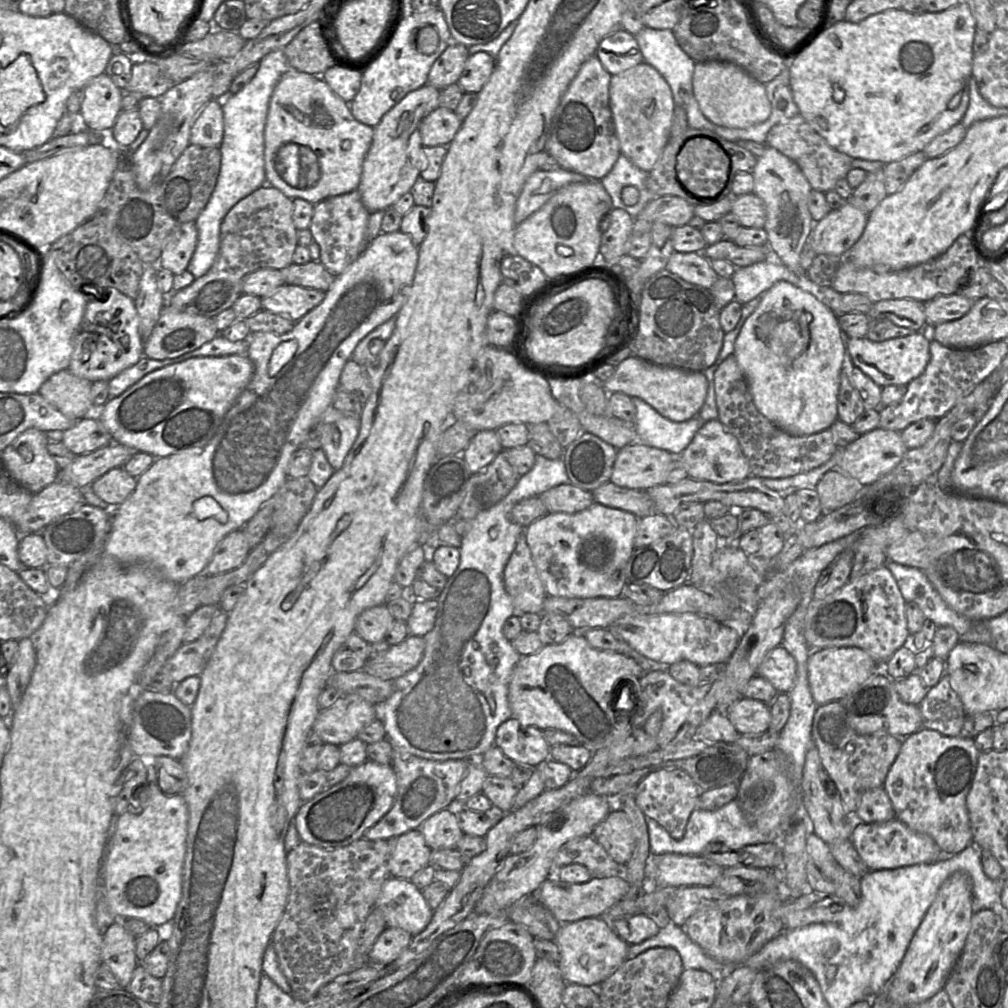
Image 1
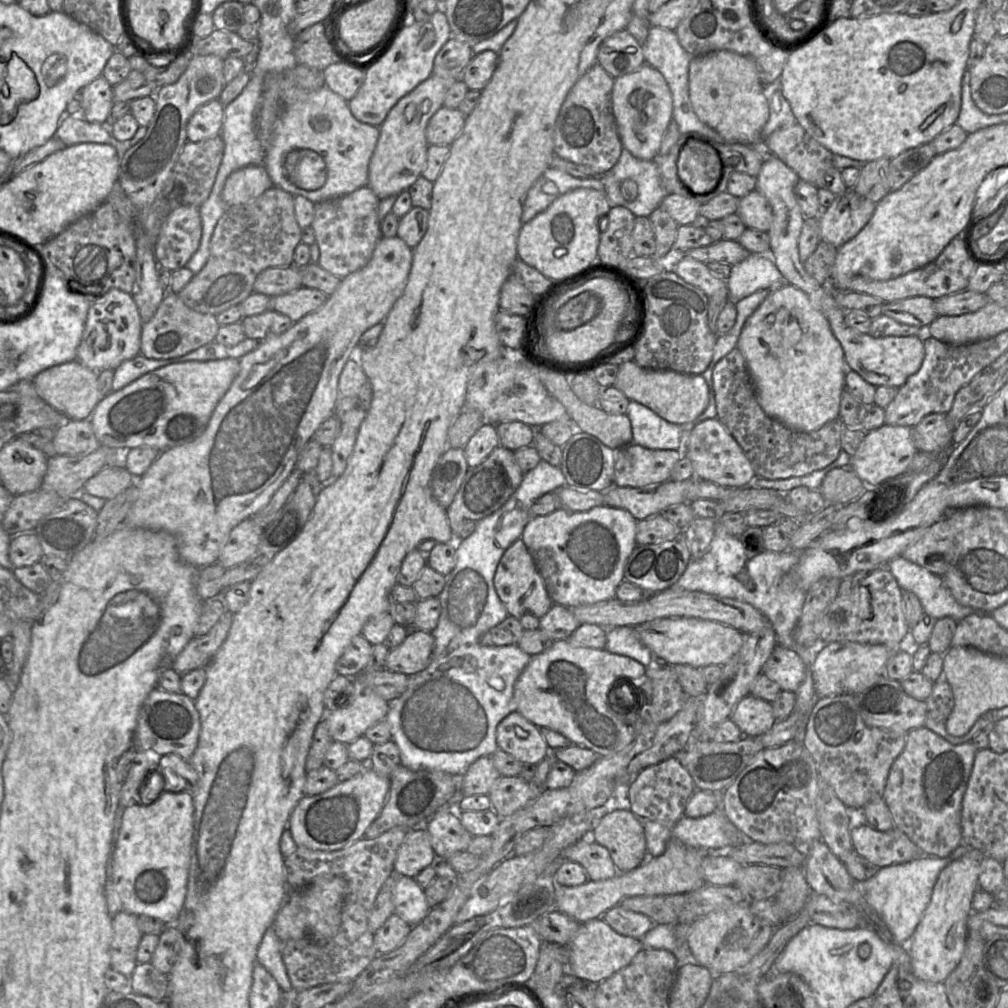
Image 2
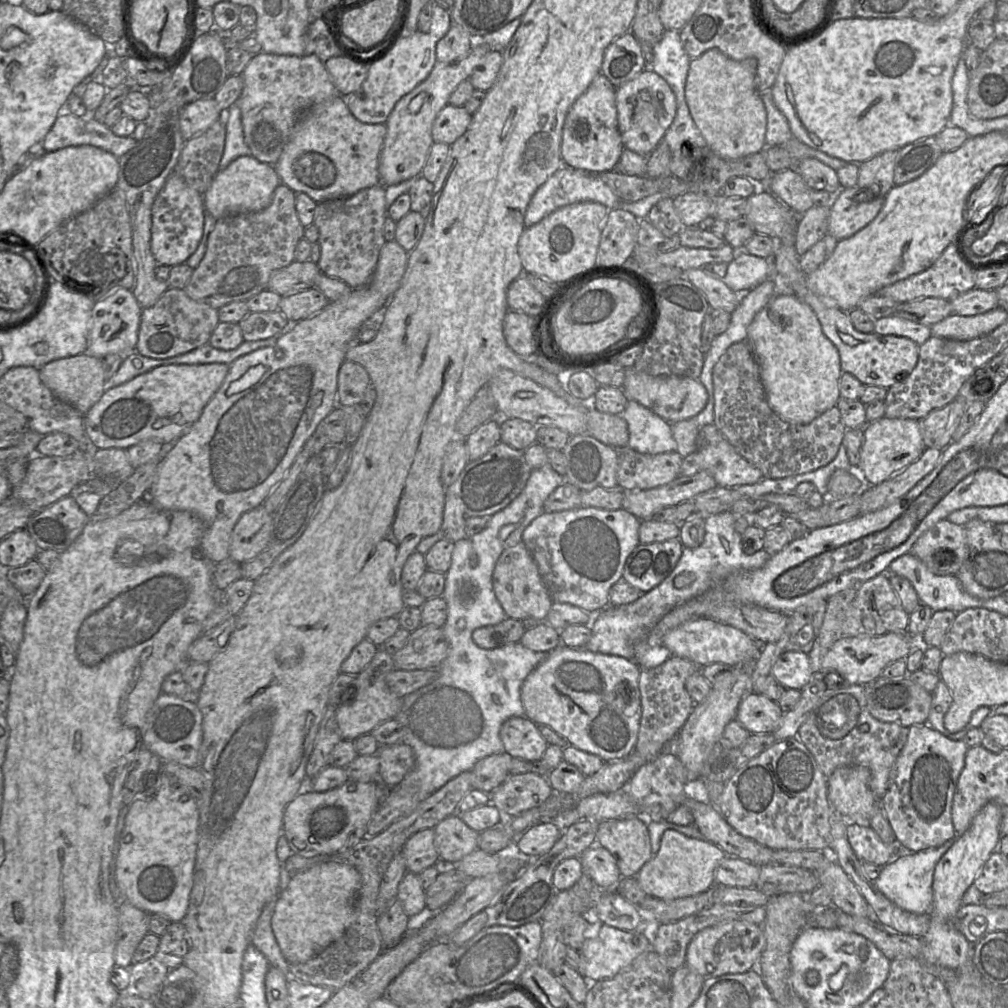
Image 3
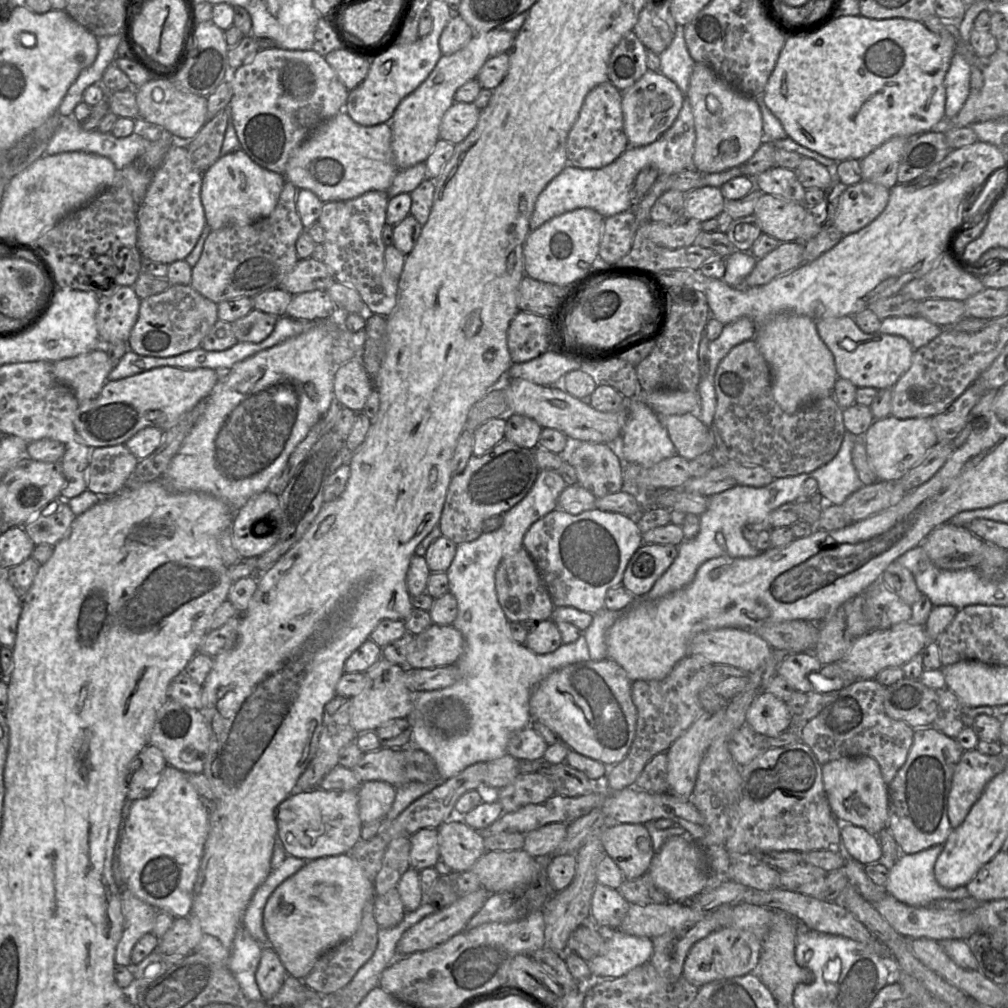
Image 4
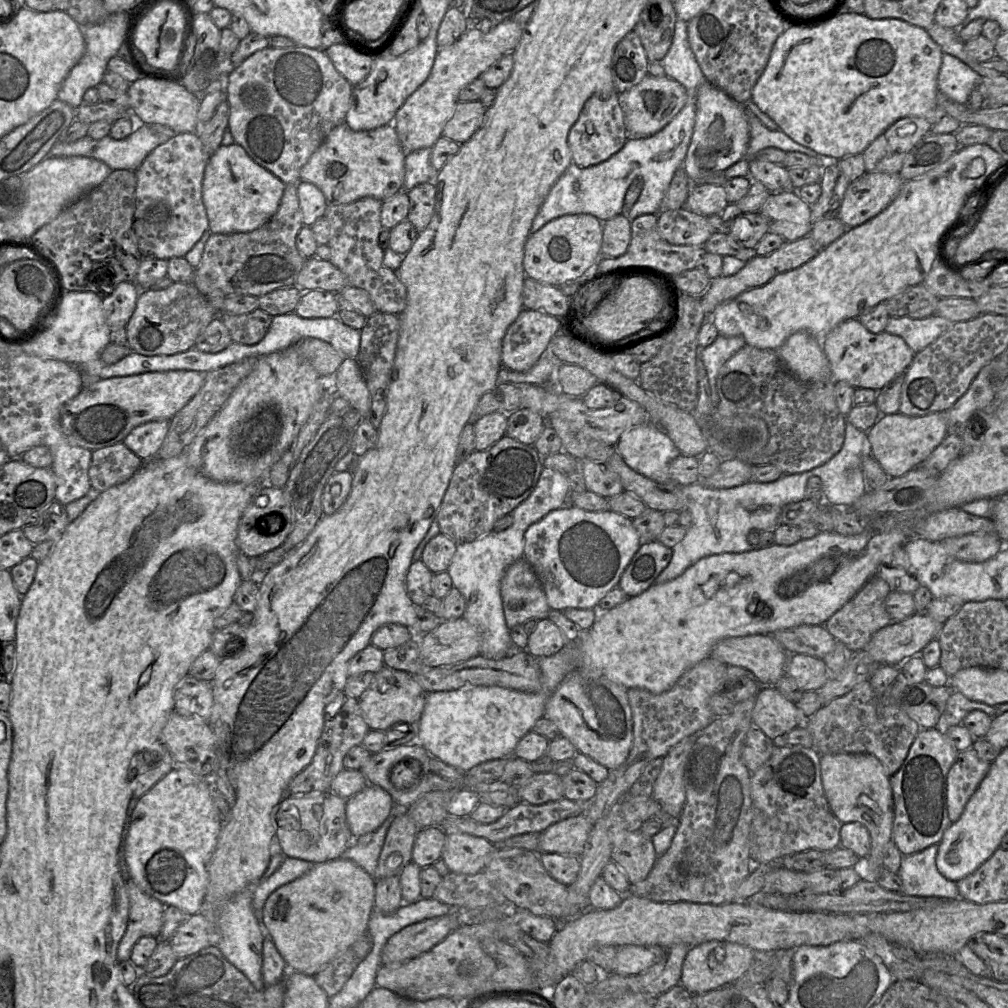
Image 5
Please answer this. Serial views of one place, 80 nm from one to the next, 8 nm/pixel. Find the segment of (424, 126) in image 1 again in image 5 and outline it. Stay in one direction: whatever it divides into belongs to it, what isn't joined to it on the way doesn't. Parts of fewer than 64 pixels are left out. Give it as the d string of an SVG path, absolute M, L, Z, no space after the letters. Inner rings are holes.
M459 101L451 118L444 126L442 136L459 144L468 141L482 126L487 108L478 101Z

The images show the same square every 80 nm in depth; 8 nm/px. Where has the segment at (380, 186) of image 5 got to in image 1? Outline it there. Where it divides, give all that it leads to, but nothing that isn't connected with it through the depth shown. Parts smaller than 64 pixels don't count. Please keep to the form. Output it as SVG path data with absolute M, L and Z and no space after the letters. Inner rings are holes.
M290 70L276 85L269 102L264 131L266 184L279 189L292 200L302 198L314 205L357 190L373 133L374 128L357 121L350 105L338 97L322 77Z

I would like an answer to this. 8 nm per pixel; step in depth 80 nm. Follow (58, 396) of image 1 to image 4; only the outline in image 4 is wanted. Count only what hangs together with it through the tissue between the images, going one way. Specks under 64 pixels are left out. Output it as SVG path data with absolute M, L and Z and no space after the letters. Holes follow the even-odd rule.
M102 344L87 353L52 364L57 381L73 391L79 404L99 396L112 369L113 364Z

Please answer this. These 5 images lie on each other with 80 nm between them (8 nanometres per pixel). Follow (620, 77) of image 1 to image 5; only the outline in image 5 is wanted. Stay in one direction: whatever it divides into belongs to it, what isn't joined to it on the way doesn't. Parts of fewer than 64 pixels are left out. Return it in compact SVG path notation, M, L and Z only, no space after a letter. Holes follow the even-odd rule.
M648 74L637 85L618 95L625 115L628 138L645 138L659 132L687 102L687 91L681 83L667 76L656 78Z

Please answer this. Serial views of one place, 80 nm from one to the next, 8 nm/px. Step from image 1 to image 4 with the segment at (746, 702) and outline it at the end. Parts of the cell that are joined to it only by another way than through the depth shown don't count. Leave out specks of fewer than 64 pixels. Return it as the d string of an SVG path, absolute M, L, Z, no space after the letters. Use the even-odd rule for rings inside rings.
M767 691L759 695L746 713L746 723L755 732L776 737L791 727L793 714L785 701Z

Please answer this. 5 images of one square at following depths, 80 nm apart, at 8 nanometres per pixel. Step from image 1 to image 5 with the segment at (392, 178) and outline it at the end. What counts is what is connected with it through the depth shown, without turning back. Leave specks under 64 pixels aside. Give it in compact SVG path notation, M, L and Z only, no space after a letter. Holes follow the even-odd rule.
M506 19L490 32L483 33L478 27L470 25L456 42L438 50L429 77L407 98L392 123L406 156L412 151L434 146L455 111L461 90L476 78L481 78L502 56L513 53L521 40L523 26L513 19Z

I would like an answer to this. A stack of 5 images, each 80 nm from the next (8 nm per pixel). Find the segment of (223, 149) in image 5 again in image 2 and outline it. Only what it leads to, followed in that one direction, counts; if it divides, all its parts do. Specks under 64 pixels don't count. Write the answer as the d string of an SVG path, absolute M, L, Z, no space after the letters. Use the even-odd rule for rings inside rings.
M264 164L250 165L230 174L222 198L227 207L240 205L259 197L273 186Z

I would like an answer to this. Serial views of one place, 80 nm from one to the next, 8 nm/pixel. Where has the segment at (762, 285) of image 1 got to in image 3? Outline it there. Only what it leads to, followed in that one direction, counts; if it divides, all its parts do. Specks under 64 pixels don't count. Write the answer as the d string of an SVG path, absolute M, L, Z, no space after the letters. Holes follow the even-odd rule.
M738 252L728 264L723 282L737 294L750 291L772 275L772 260Z

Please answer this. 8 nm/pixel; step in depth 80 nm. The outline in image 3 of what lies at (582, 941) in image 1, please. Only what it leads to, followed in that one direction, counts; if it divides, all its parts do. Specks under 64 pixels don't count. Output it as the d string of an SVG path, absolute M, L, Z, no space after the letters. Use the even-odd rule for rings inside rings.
M601 924L597 935L587 938L578 951L580 956L578 972L584 978L595 981L611 979L649 949L651 949L651 945L641 931L625 931Z

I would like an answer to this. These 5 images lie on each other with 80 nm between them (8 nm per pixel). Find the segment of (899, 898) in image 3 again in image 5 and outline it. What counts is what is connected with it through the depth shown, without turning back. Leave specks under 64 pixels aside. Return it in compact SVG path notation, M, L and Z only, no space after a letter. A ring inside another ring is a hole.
M938 844L909 856L903 856L897 872L901 879L901 891L908 896L957 899L956 883L940 874L936 868Z

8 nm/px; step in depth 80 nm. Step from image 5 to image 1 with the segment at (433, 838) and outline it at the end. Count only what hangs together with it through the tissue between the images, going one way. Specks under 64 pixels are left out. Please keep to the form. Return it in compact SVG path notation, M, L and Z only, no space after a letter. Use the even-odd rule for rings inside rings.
M419 829L394 838L394 848L389 859L390 875L410 880L429 865L431 852Z

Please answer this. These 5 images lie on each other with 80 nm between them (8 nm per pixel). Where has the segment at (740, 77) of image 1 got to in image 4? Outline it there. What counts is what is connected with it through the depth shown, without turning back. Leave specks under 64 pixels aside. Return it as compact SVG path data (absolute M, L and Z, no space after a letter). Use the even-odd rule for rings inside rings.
M702 63L694 65L688 98L696 131L693 164L699 172L717 173L739 167L762 145L763 119L755 99L726 83L709 66Z

